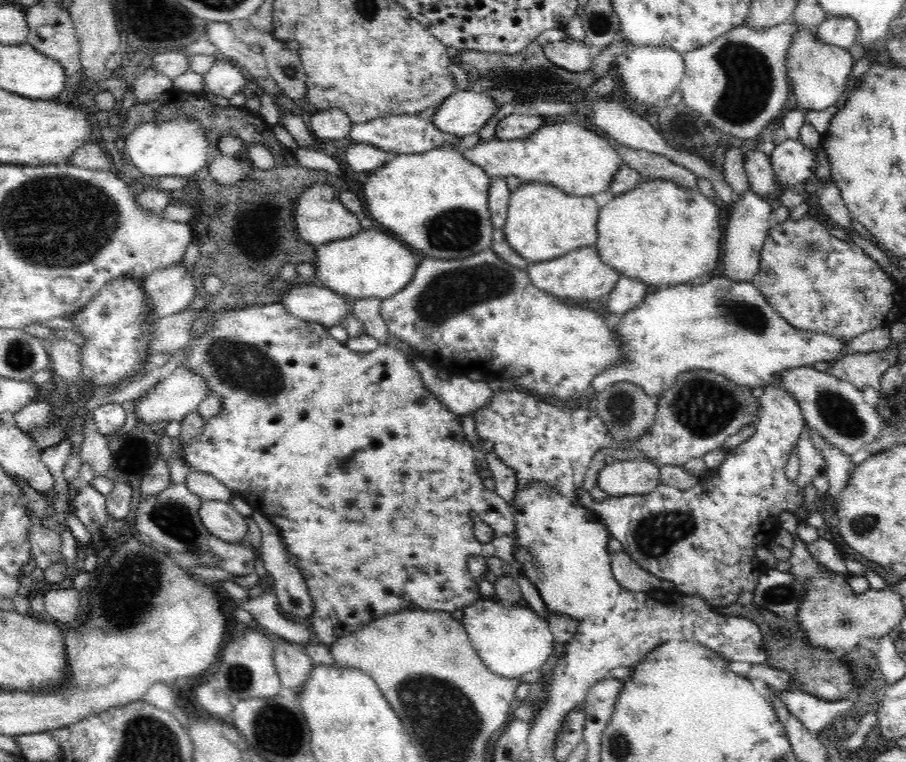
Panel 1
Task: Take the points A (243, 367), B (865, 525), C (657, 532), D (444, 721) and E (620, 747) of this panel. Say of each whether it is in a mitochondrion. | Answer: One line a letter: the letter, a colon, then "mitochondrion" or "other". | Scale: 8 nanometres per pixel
A: mitochondrion
B: mitochondrion
C: mitochondrion
D: mitochondrion
E: mitochondrion

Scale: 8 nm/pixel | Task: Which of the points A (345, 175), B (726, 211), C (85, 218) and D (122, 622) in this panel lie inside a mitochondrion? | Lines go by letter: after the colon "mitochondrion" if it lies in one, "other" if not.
A: other
B: other
C: mitochondrion
D: mitochondrion

